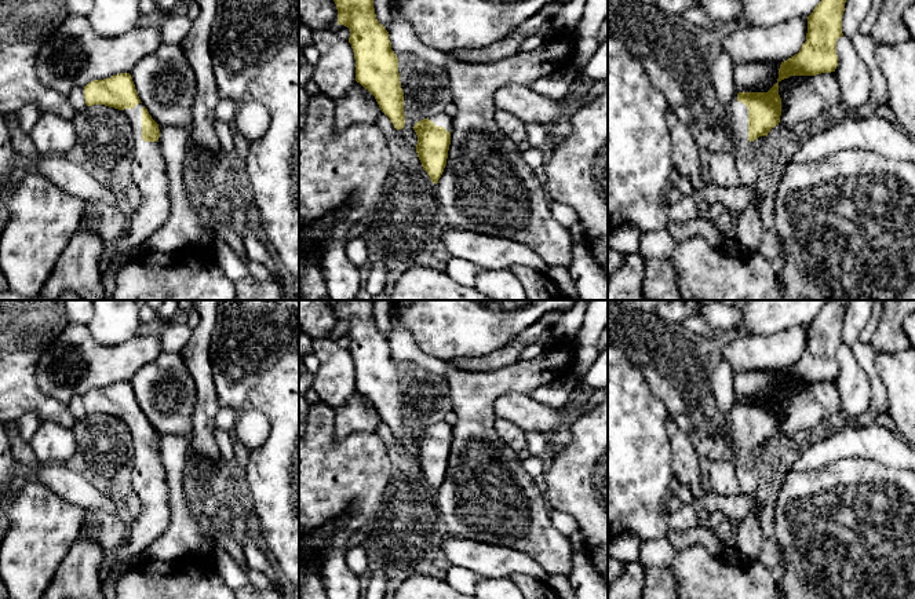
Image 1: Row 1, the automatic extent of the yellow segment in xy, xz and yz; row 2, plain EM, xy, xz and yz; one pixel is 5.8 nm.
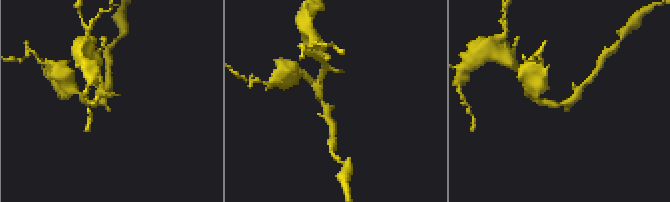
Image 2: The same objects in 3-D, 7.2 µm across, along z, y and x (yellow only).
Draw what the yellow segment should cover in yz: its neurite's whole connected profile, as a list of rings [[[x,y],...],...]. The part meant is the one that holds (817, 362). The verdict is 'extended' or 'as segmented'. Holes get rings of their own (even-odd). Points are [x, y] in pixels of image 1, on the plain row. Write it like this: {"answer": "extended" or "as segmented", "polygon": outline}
{"answer": "extended", "polygon": [[[831,300],[808,325],[806,350],[798,362],[781,370],[777,391],[768,401],[739,401],[730,410],[730,425],[736,446],[736,475],[739,493],[758,497],[759,475],[752,450],[768,445],[779,434],[781,406],[779,391],[790,384],[816,384],[835,380],[836,350],[843,344],[842,324],[850,300]]]}

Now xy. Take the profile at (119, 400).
{"answer": "extended", "polygon": [[[130,381],[88,391],[84,395],[84,408],[87,414],[114,416],[130,427],[134,446],[131,490],[138,494],[142,504],[142,512],[130,526],[125,543],[109,556],[102,569],[103,577],[116,566],[142,559],[150,544],[168,529],[168,479],[158,453],[158,432],[142,413]]]}

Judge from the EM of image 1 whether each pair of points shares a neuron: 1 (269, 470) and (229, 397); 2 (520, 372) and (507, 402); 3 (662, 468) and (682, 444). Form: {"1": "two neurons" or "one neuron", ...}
{"1": "two neurons", "2": "two neurons", "3": "two neurons"}

